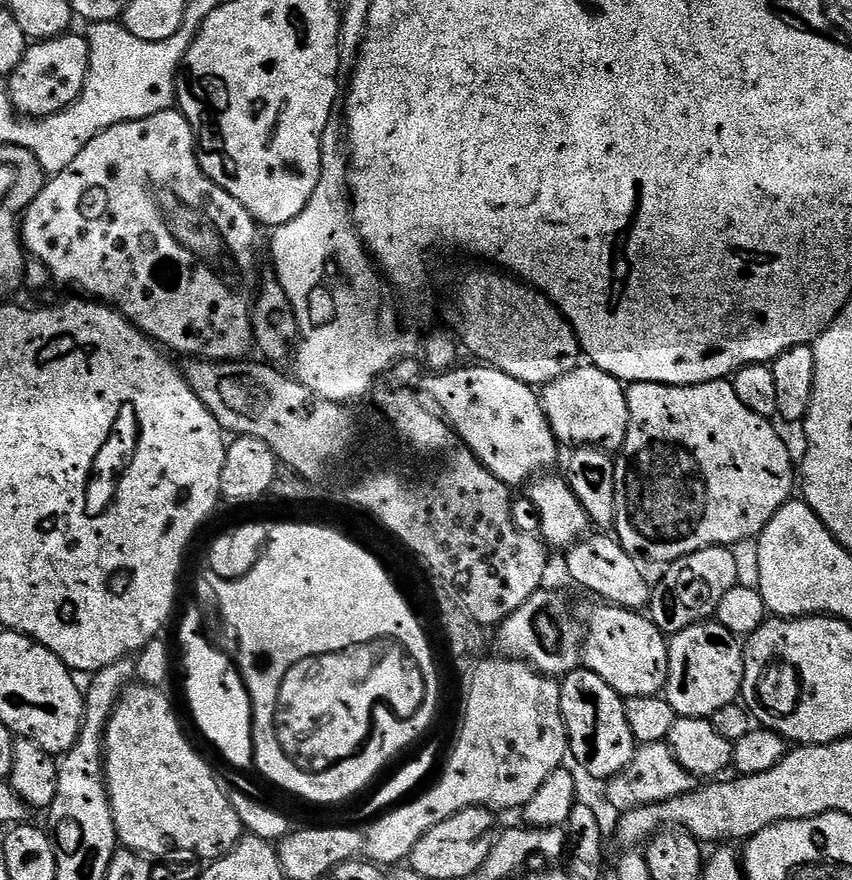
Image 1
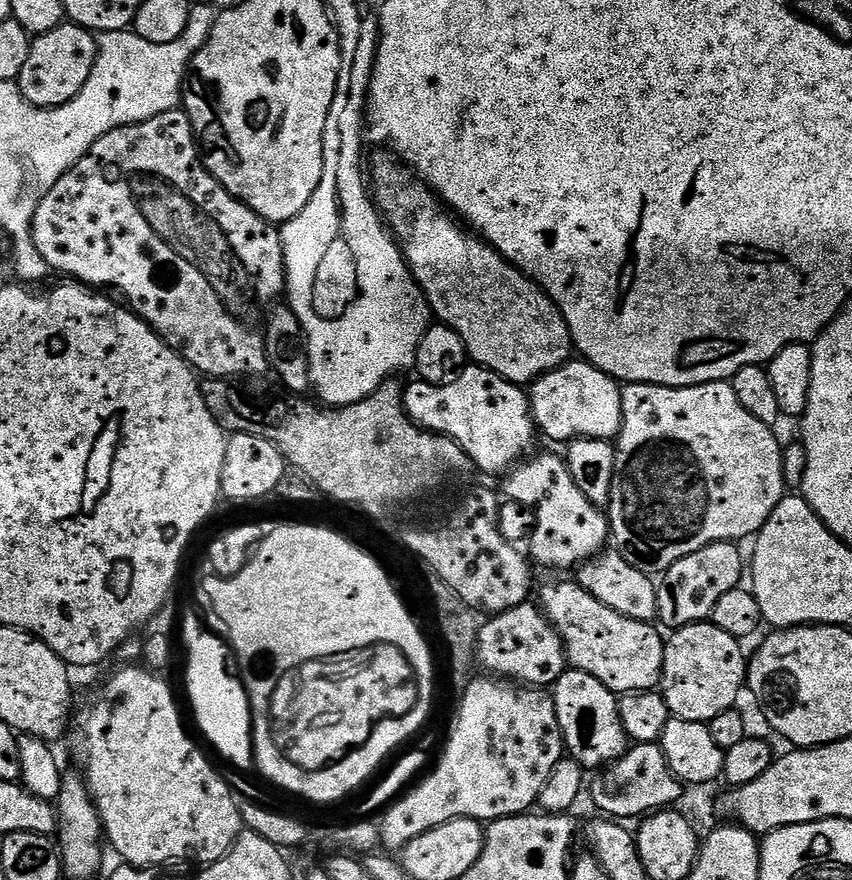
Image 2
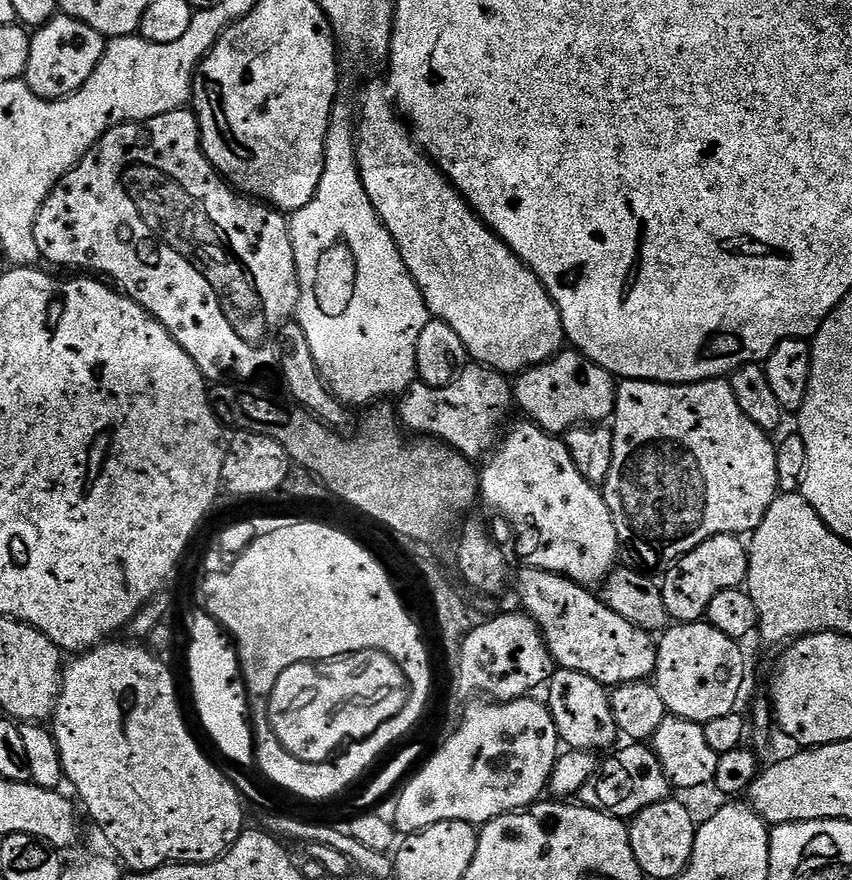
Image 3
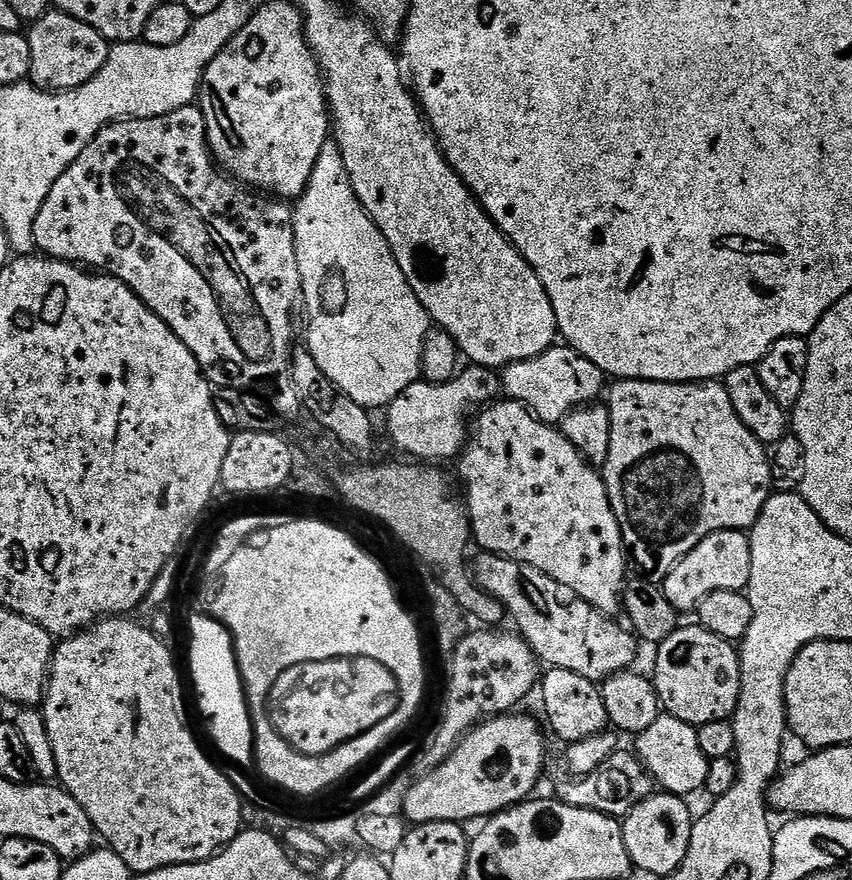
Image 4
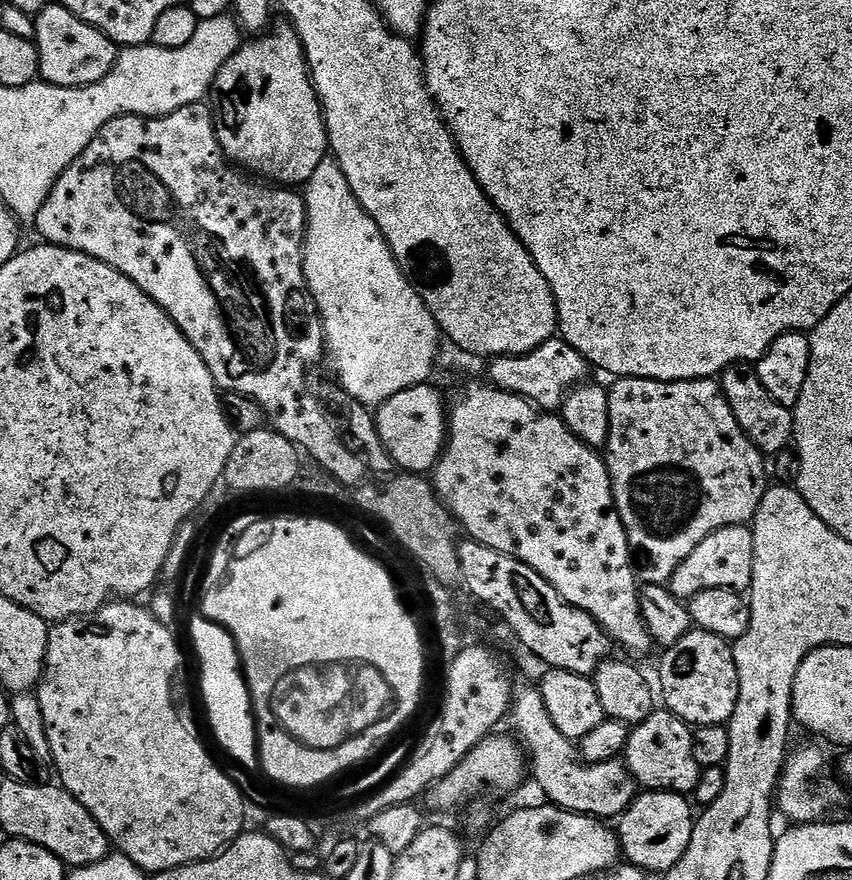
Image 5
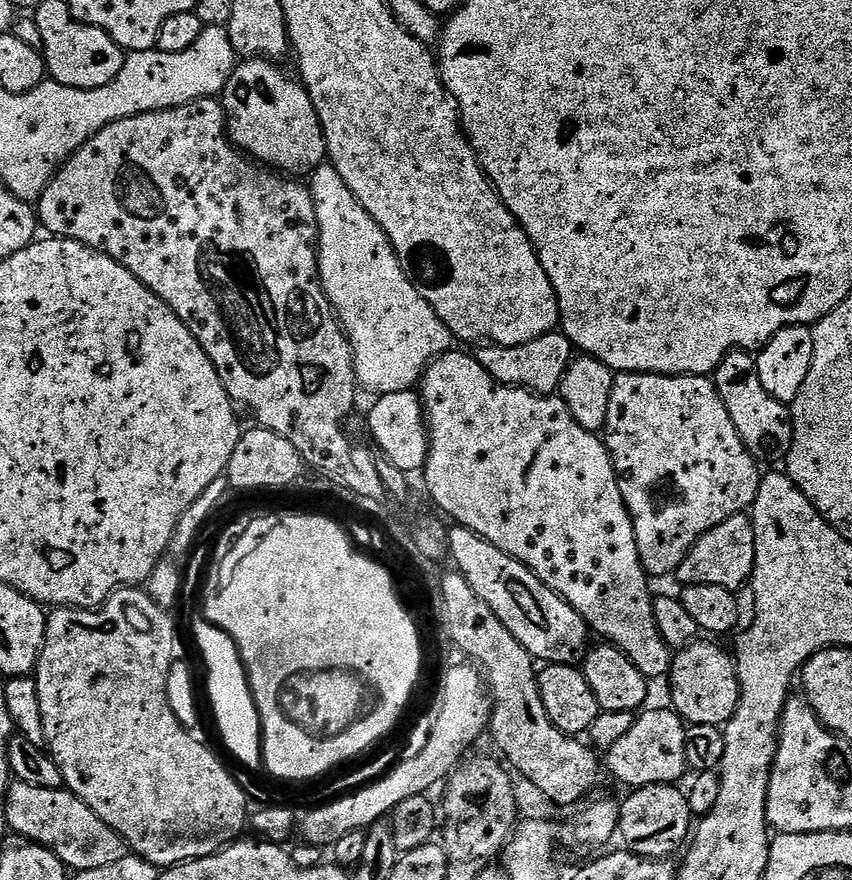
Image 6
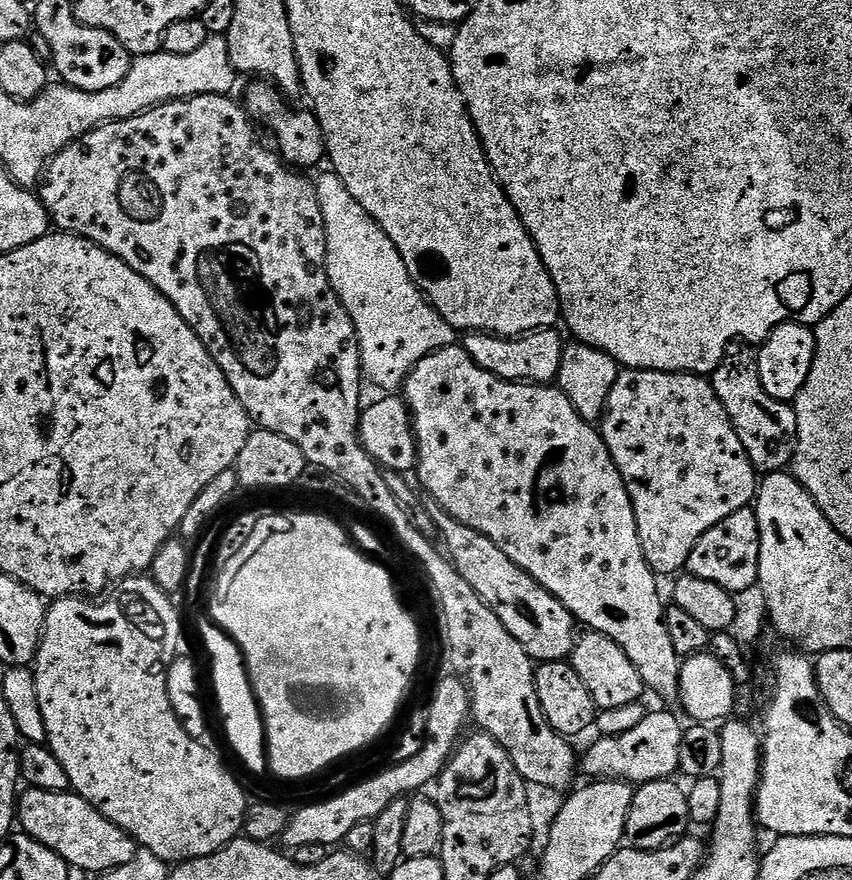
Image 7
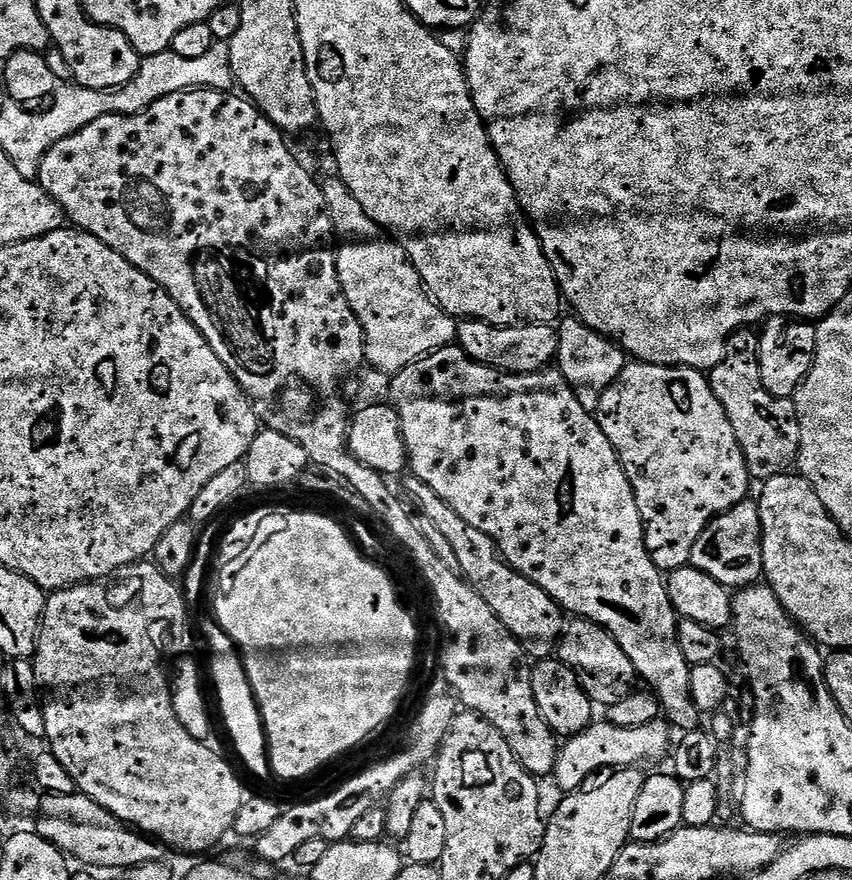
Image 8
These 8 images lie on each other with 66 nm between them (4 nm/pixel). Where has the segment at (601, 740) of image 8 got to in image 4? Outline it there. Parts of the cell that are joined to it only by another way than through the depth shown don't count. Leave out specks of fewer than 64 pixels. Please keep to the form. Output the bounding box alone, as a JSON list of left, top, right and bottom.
[634,714,709,797]

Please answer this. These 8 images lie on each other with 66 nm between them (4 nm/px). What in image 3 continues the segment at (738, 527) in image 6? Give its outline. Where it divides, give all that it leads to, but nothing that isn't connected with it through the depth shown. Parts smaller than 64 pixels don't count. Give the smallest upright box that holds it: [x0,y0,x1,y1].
[660,535,748,624]

